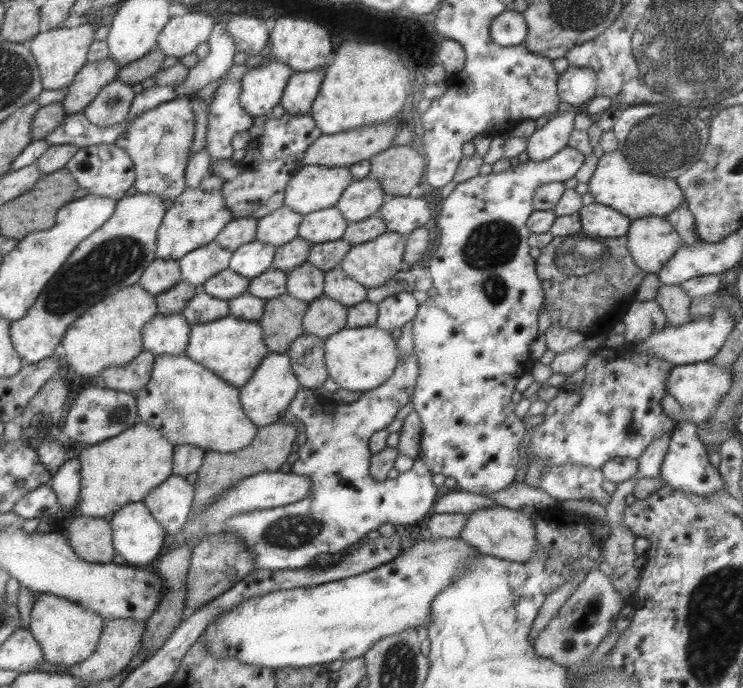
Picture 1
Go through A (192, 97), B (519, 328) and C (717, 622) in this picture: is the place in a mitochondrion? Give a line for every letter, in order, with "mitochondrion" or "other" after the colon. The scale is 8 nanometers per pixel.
A: other
B: other
C: mitochondrion

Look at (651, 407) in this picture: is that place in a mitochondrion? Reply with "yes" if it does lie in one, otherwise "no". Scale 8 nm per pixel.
no

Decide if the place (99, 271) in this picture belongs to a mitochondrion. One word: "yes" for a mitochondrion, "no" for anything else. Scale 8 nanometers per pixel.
yes

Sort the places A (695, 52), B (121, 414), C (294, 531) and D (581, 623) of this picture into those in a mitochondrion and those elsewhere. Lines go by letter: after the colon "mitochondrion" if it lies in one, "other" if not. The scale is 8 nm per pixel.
A: mitochondrion
B: mitochondrion
C: mitochondrion
D: mitochondrion

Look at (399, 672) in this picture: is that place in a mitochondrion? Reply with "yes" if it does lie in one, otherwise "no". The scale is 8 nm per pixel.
yes

